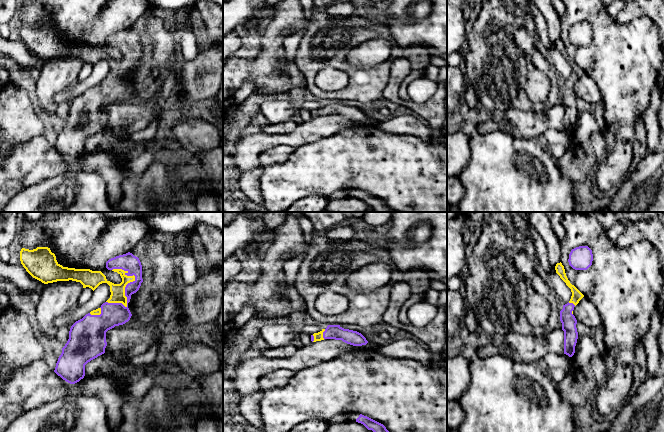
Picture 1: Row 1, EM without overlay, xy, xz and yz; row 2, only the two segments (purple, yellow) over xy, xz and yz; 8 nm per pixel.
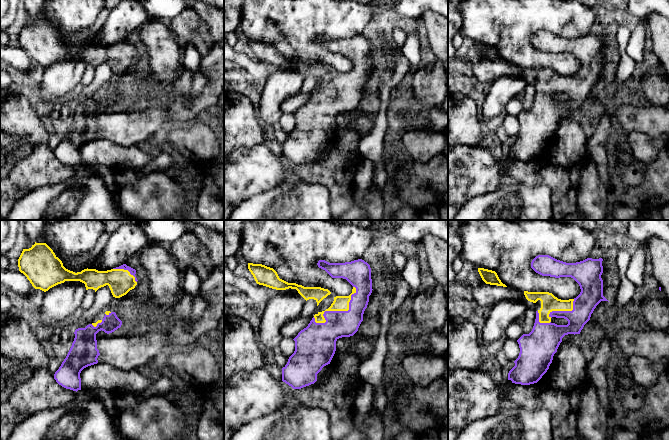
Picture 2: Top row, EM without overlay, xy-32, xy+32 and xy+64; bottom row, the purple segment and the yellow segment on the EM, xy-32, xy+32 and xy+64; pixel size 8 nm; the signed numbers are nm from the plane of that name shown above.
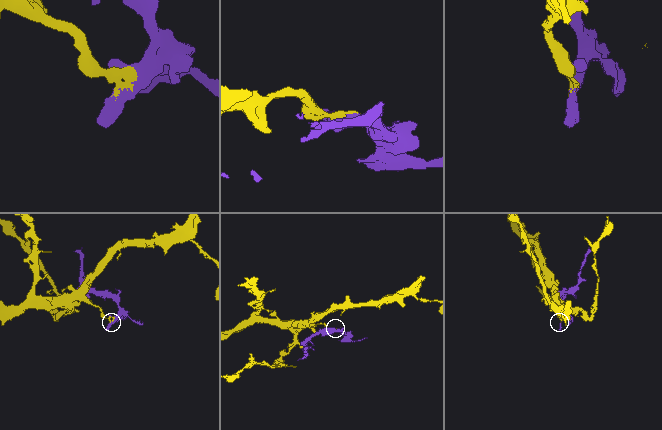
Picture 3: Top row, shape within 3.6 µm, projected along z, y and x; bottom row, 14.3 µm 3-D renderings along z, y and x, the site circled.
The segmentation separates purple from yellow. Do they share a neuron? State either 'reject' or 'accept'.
accept

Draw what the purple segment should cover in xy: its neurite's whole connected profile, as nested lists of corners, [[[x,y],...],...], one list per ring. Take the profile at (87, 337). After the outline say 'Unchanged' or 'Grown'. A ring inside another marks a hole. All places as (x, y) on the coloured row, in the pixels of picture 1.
[[[37,247],[33,250],[22,248],[20,251],[20,261],[33,278],[44,284],[72,280],[80,282],[83,288],[89,287],[93,291],[102,283],[107,283],[110,286],[110,298],[100,308],[86,314],[71,326],[69,339],[62,348],[62,353],[56,363],[54,372],[66,382],[75,384],[84,378],[85,365],[105,353],[107,346],[106,332],[130,320],[132,314],[128,308],[128,303],[130,302],[131,295],[139,290],[143,282],[141,262],[138,257],[130,252],[109,259],[106,262],[106,268],[117,272],[122,278],[120,284],[114,284],[108,281],[101,271],[63,267],[57,262],[55,254],[48,247]]]. Grown

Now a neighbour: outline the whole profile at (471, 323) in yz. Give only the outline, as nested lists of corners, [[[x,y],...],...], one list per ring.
[[[471,308],[467,309],[466,315],[465,315],[464,334],[475,332],[477,326],[478,326],[478,322],[476,320],[473,310]]]

